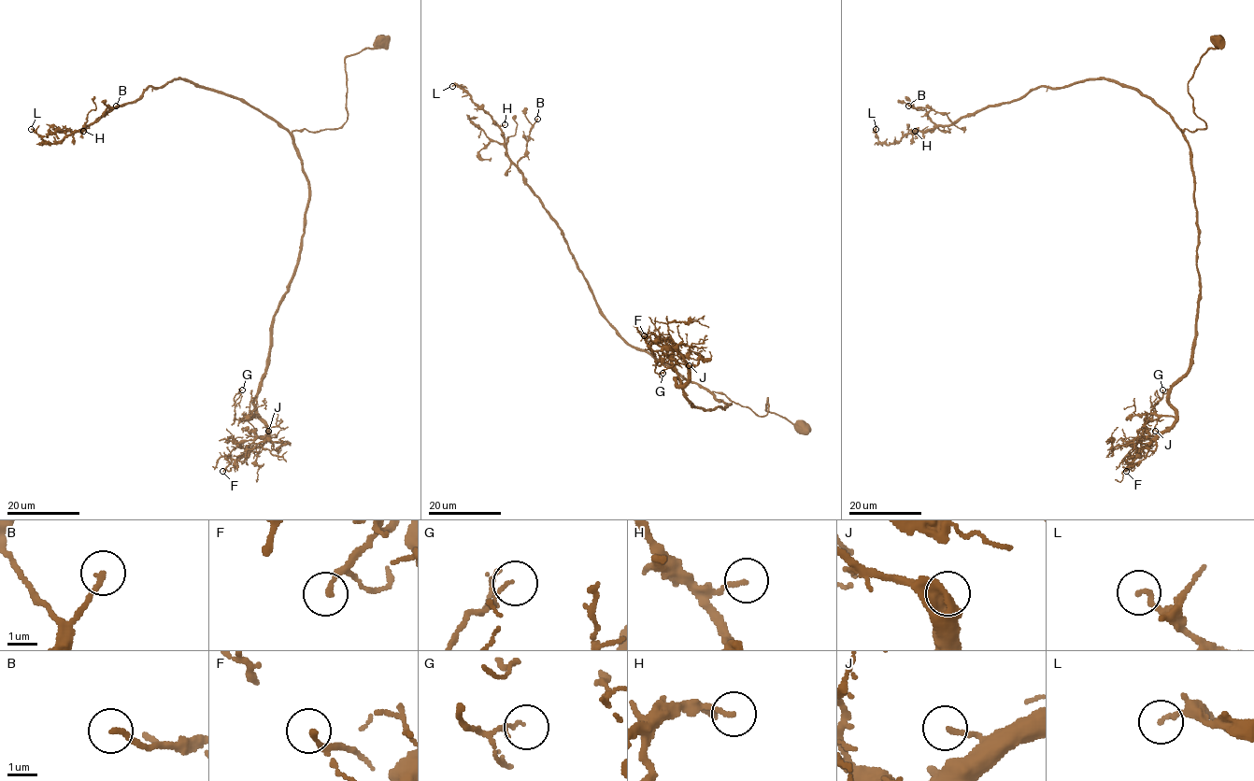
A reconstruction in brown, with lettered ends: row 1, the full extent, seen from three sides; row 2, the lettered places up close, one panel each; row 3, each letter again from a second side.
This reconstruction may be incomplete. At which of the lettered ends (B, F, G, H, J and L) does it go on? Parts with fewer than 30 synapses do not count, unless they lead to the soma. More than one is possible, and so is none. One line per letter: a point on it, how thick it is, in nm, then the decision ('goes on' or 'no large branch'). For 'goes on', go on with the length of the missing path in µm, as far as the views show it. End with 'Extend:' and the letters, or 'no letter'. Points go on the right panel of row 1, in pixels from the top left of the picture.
B: (908, 106) | 170 nm | no large branch
F: (1126, 471) | 140 nm | no large branch
G: (1162, 390) | 80 nm | no large branch
H: (915, 131) | 140 nm | no large branch
J: (1155, 431) | 160 nm | goes on | 10 µm
L: (876, 129) | 170 nm | no large branch
Extend: J

